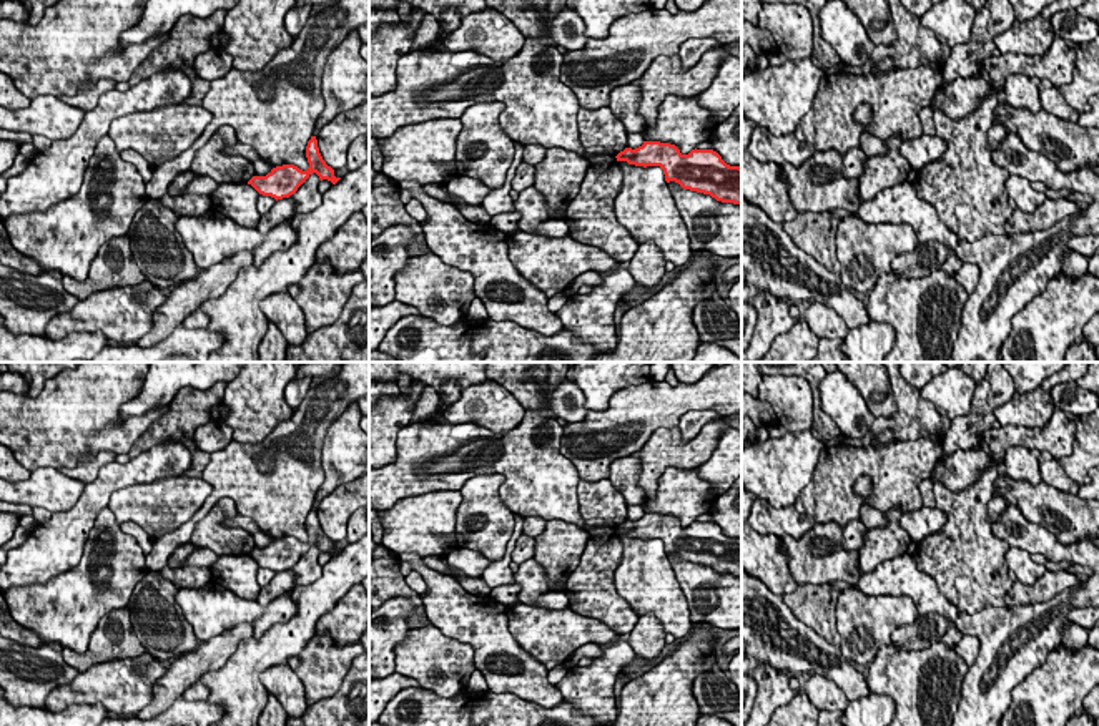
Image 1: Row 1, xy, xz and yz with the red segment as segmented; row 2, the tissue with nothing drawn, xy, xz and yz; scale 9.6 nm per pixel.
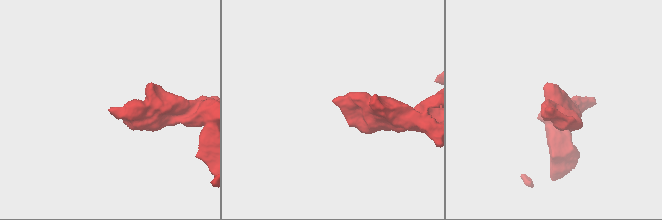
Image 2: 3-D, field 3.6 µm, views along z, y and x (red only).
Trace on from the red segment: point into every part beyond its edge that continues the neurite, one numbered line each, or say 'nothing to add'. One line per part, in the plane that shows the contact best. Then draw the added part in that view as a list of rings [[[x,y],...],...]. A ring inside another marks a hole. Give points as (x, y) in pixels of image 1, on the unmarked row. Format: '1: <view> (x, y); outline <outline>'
nothing to add

